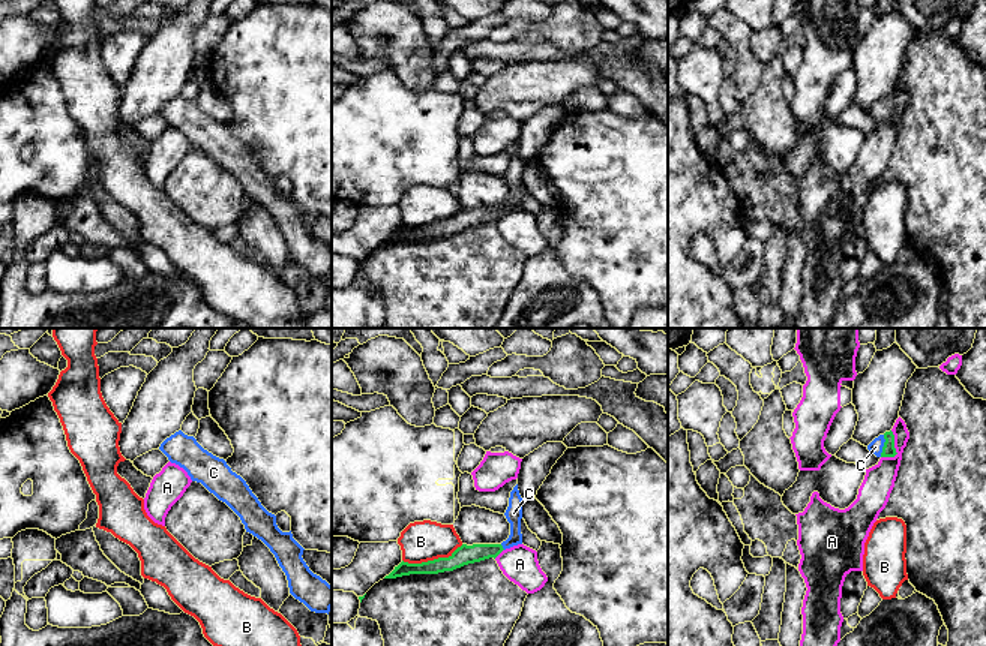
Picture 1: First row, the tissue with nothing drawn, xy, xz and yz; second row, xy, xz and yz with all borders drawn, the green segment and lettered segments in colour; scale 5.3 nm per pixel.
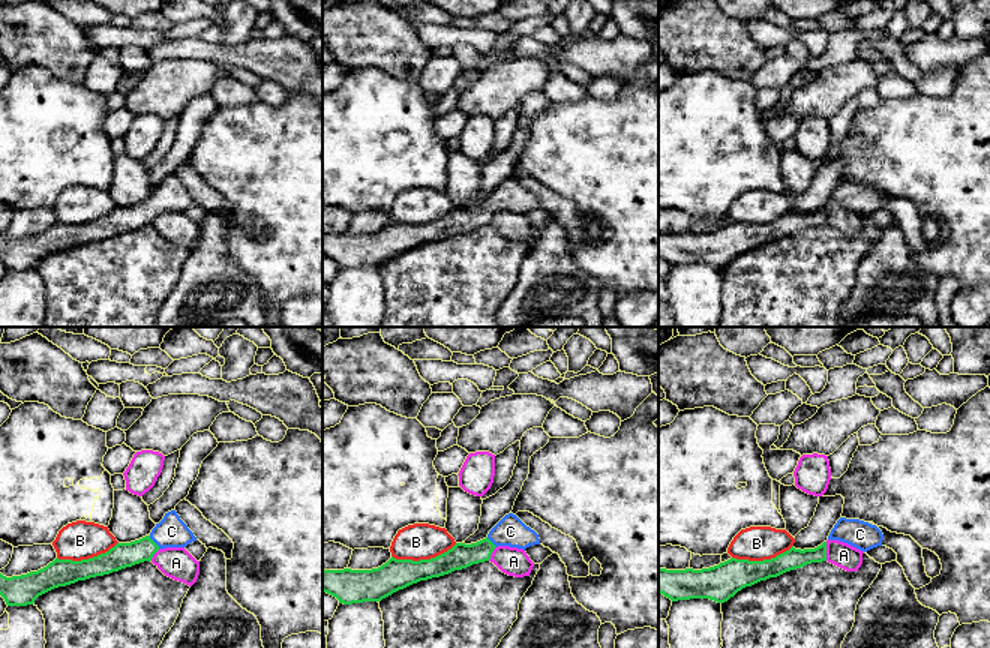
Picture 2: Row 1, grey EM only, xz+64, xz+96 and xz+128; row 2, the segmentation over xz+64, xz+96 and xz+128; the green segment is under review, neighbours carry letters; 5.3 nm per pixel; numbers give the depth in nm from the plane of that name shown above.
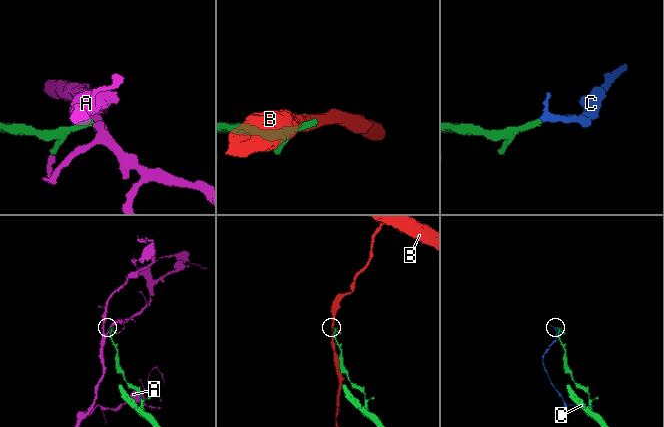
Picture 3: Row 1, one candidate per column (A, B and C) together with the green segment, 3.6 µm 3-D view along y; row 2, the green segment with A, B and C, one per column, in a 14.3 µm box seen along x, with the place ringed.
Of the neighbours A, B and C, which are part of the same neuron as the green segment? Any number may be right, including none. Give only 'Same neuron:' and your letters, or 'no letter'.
Same neuron: C

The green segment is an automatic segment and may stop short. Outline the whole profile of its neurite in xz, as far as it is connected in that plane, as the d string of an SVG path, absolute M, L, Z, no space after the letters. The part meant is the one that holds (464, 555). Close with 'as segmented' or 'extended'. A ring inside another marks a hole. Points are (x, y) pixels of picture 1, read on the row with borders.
M518 484L510 492L509 507L504 513L510 523L510 535L501 544L462 544L449 558L438 558L422 564L401 562L395 570L384 579L396 579L410 574L438 574L444 571L453 571L468 564L480 562L489 558L497 558L503 550L513 546L522 544L521 519L522 519L522 502Z; extended

